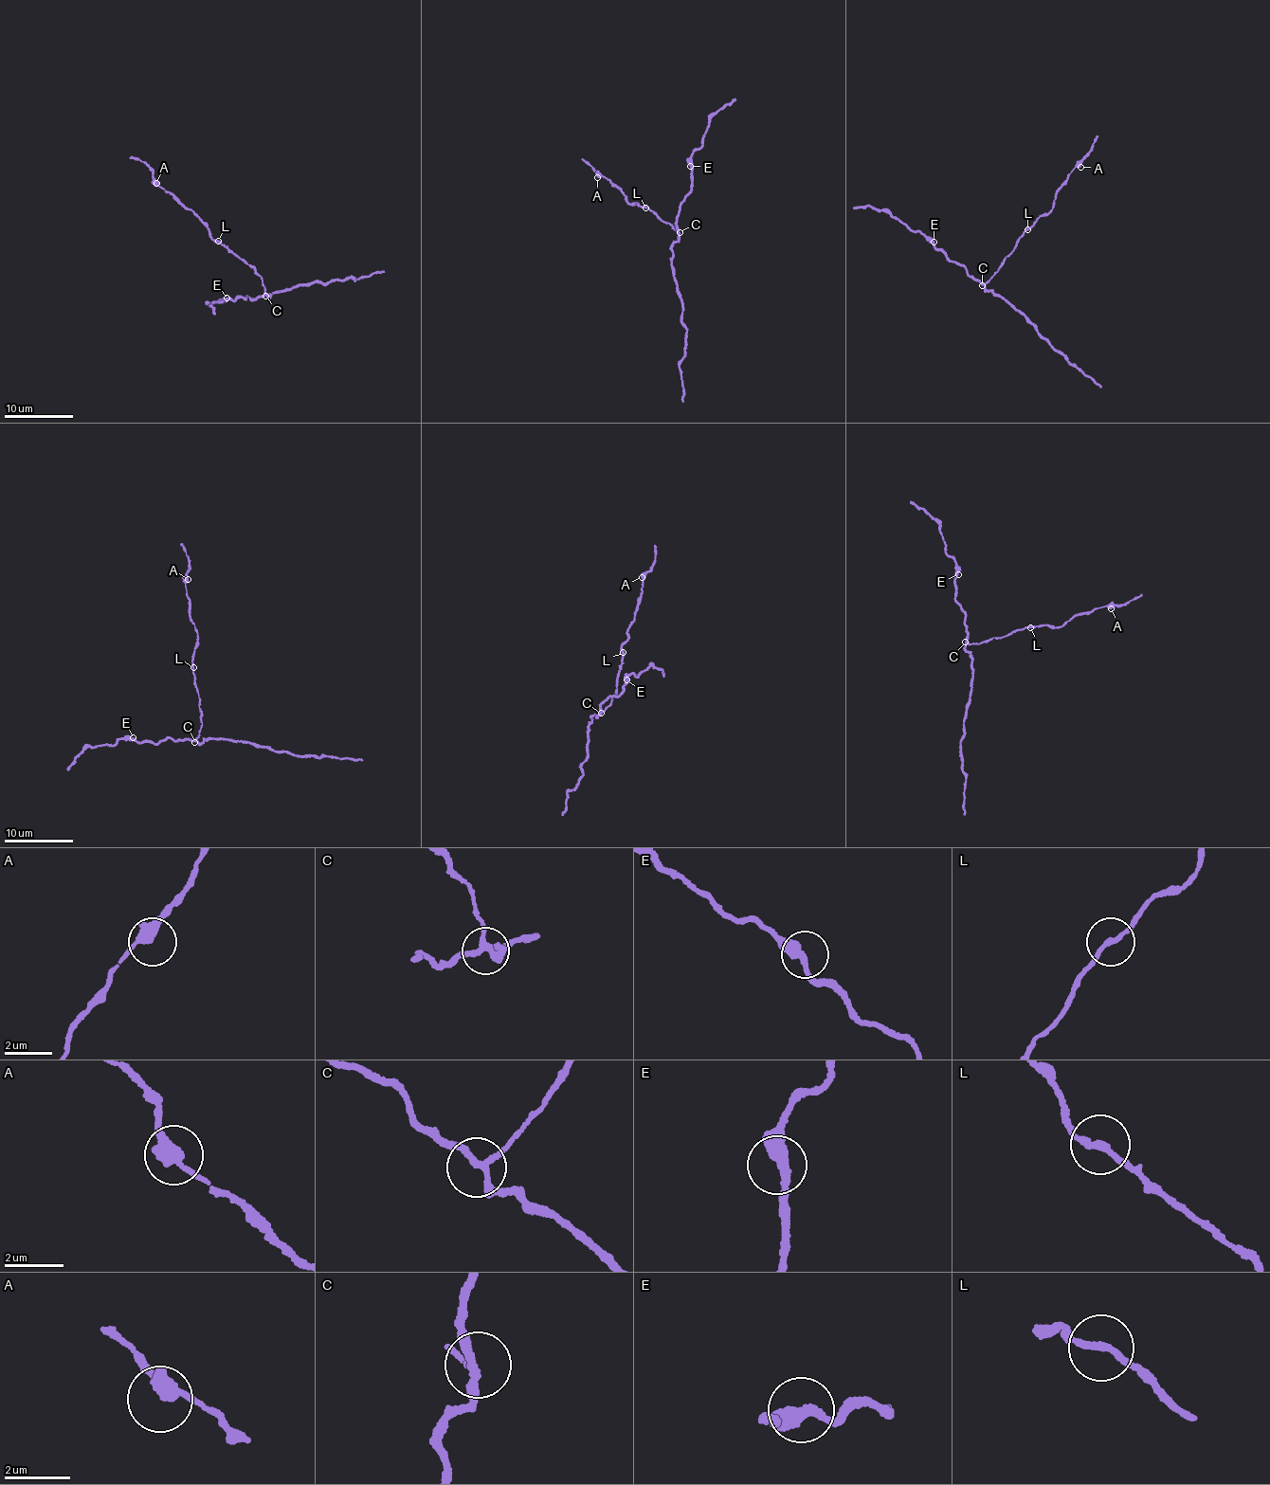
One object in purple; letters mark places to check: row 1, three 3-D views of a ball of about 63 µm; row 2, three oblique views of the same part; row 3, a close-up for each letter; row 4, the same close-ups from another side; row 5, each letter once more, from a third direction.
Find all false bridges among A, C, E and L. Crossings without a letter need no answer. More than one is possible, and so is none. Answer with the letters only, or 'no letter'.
no letter

